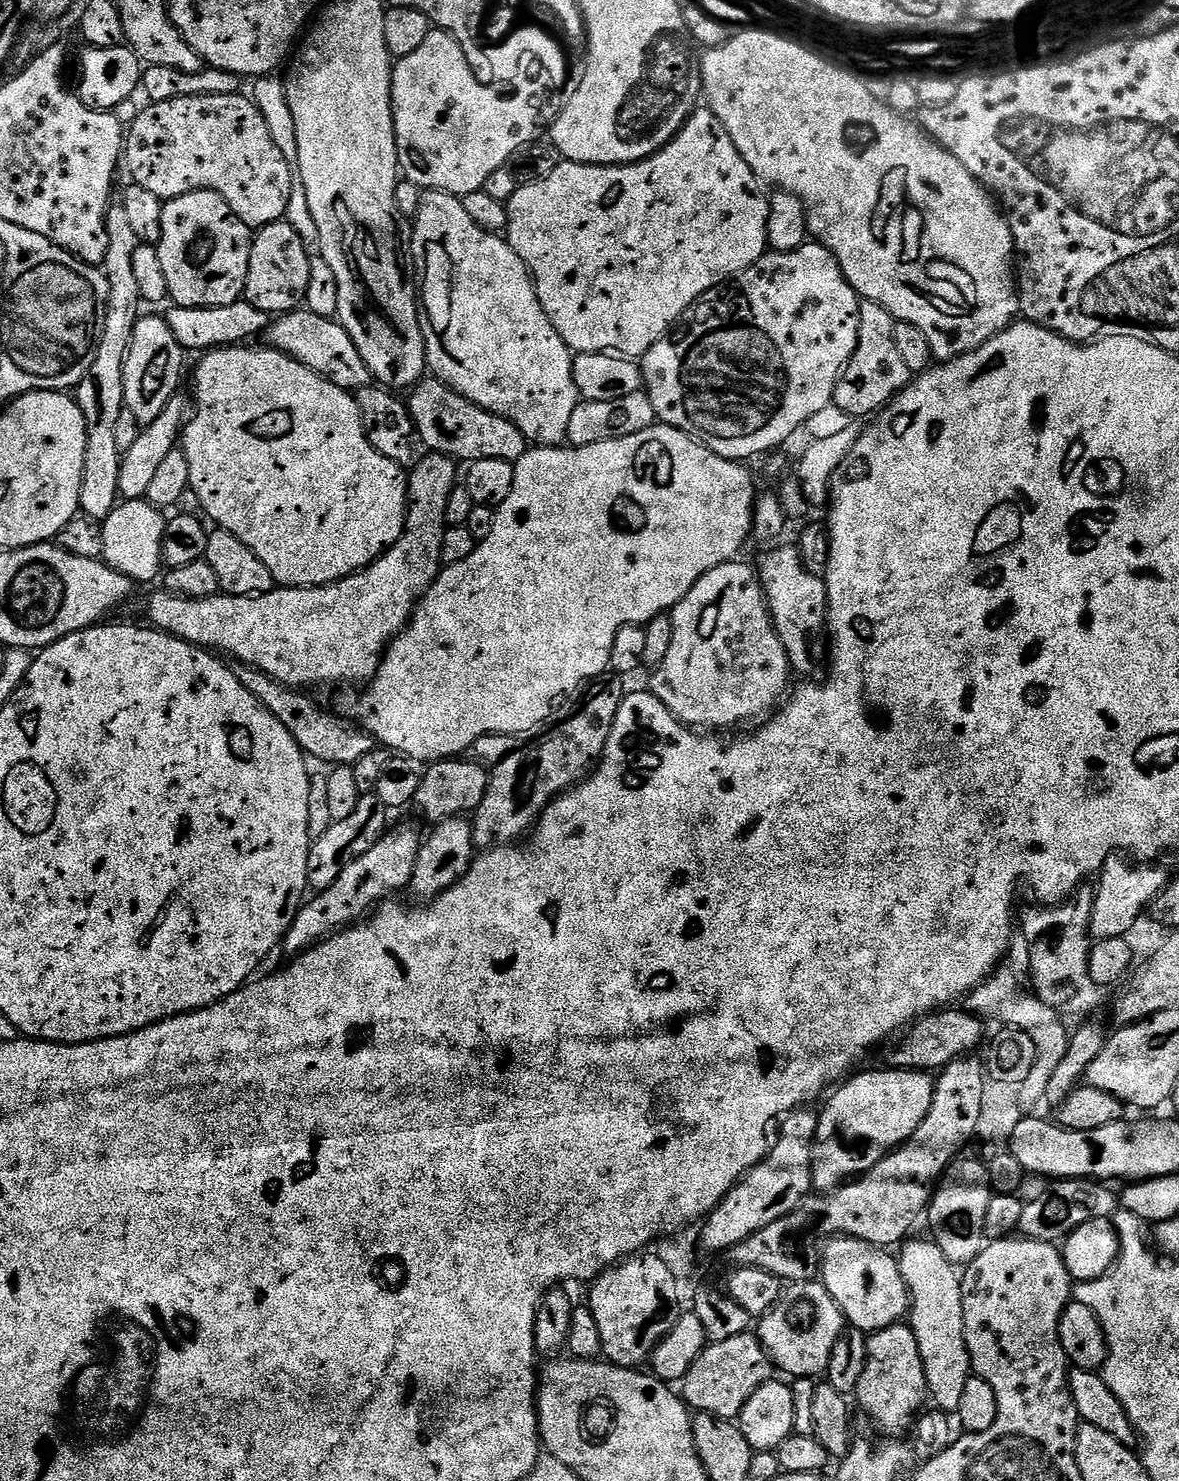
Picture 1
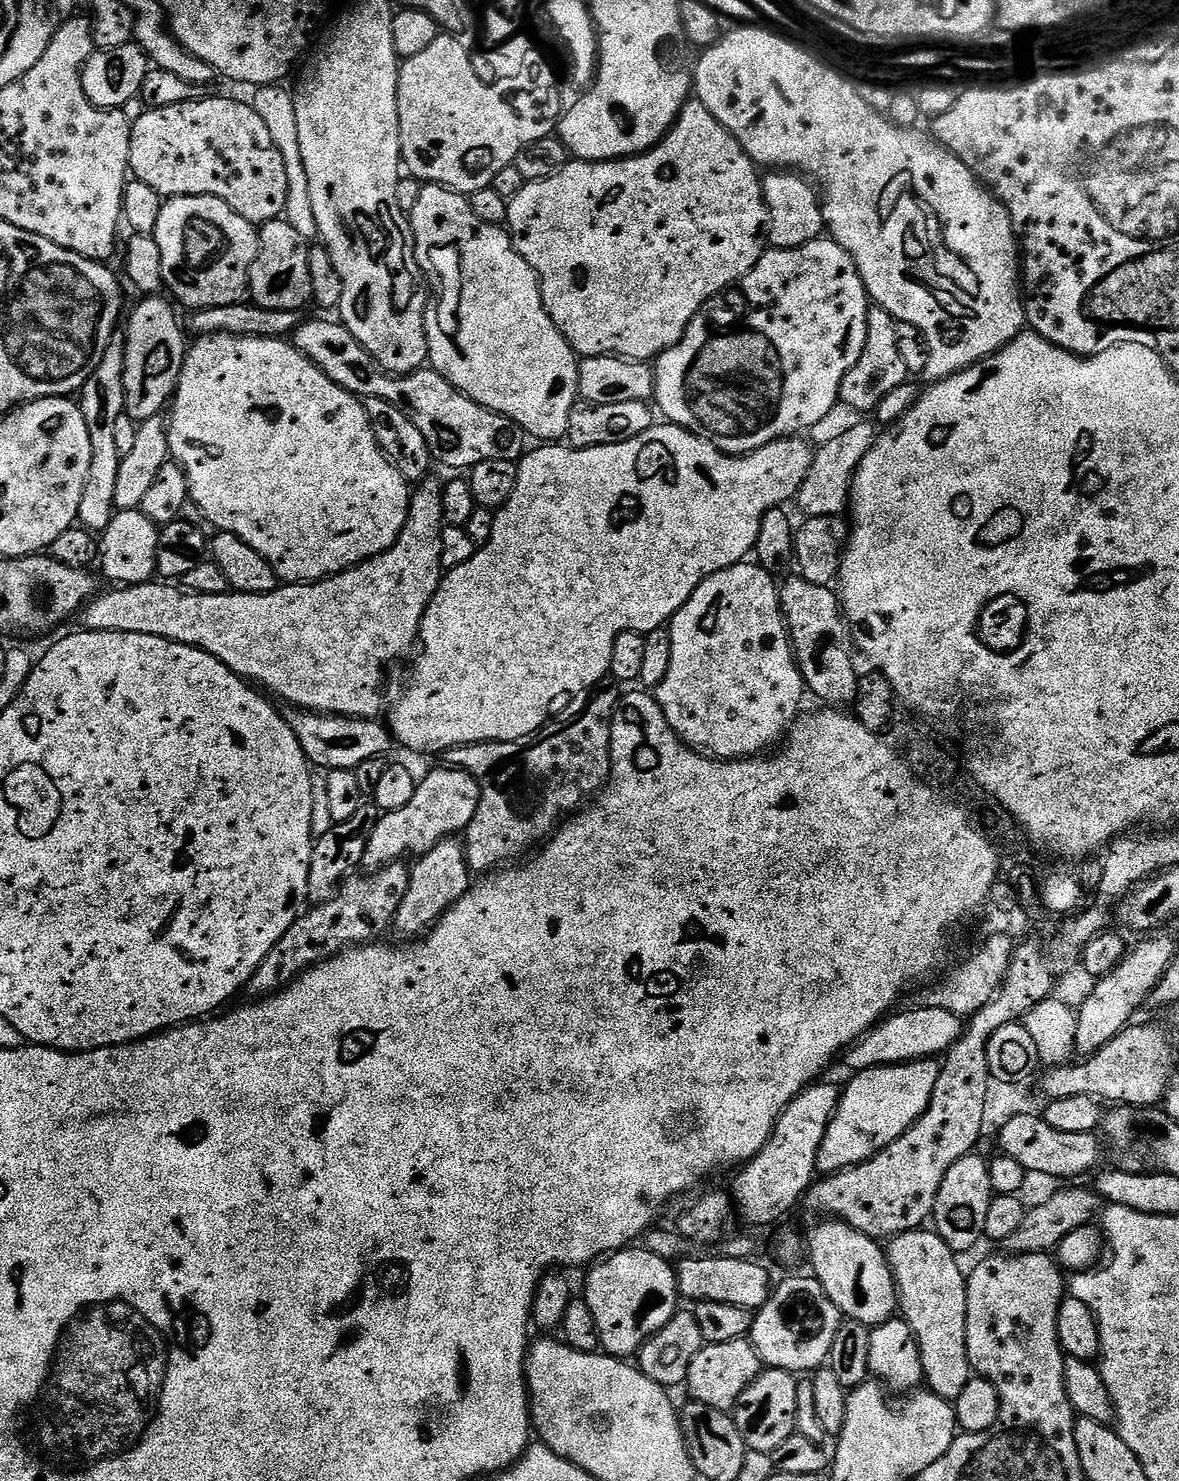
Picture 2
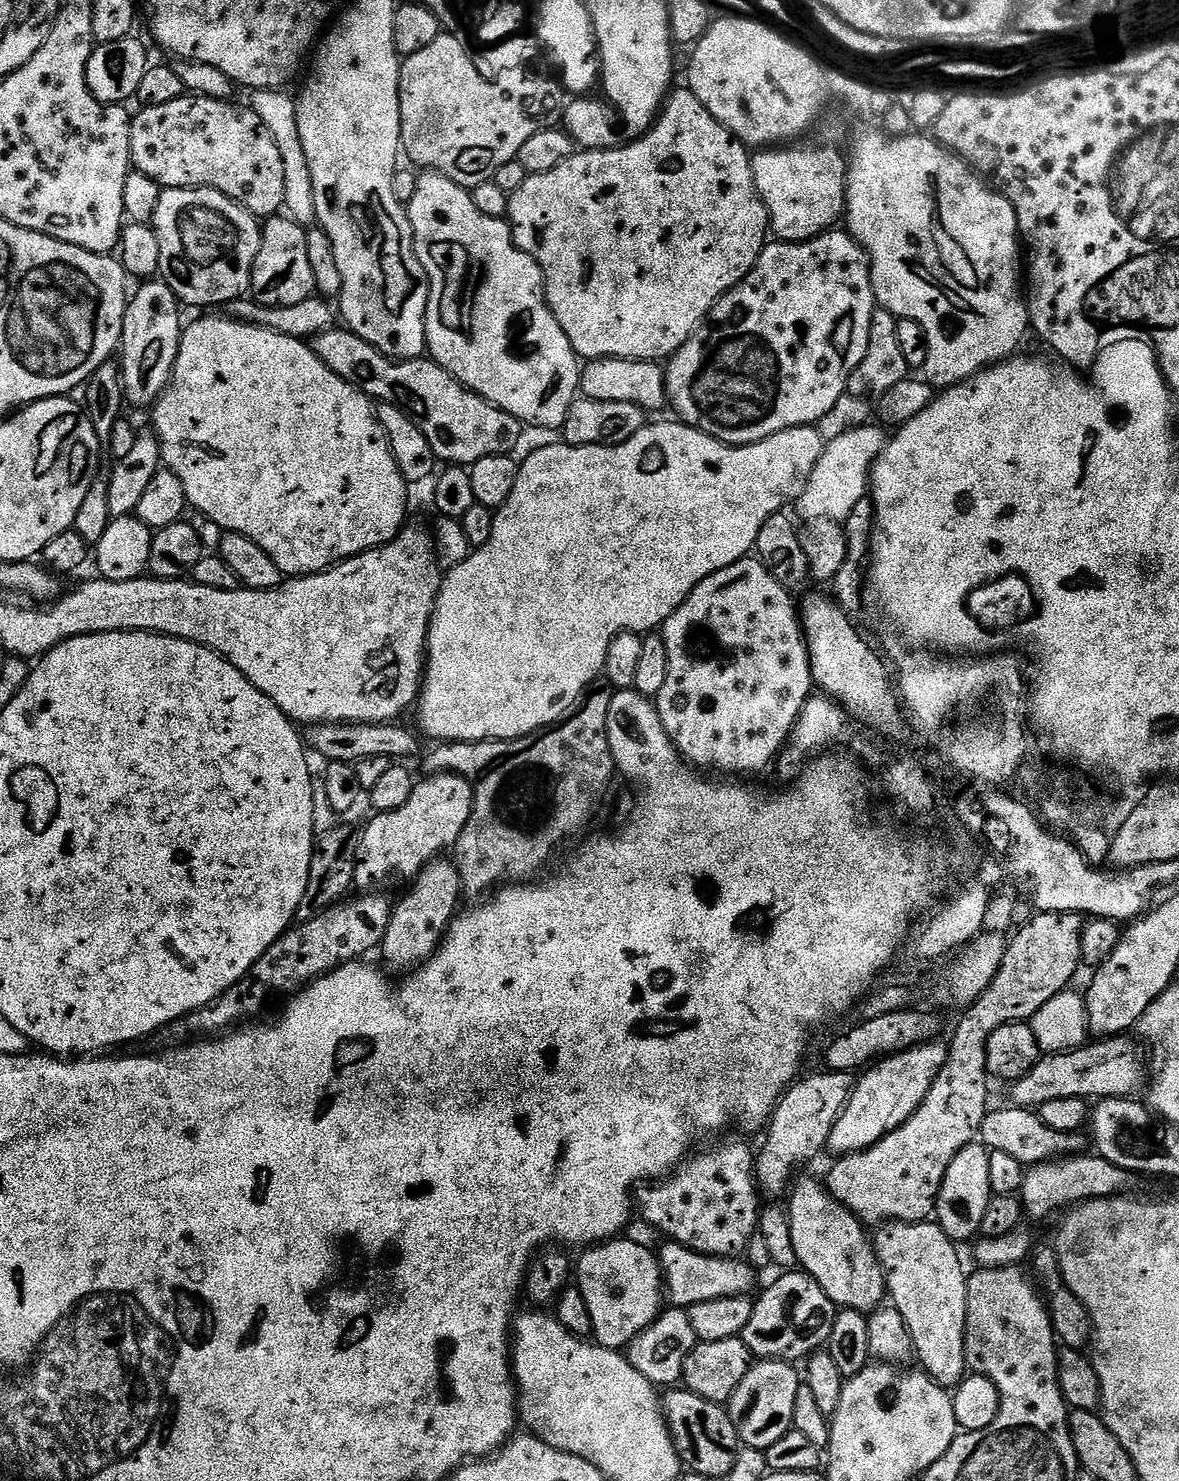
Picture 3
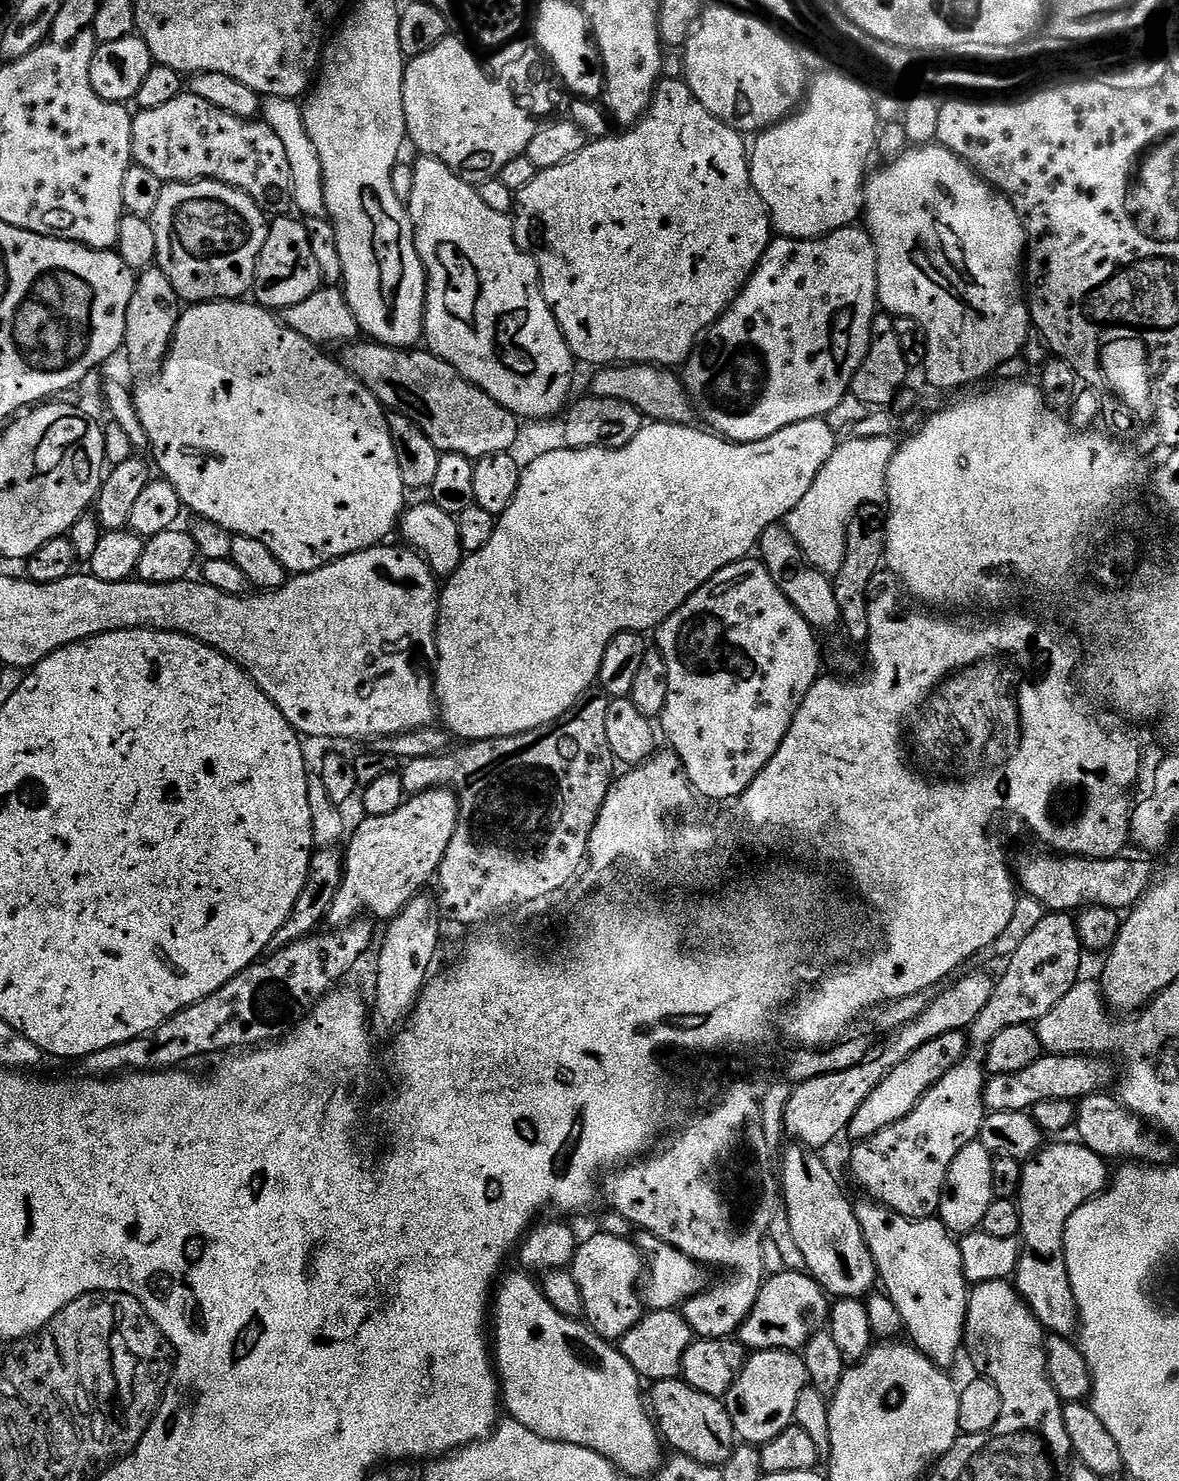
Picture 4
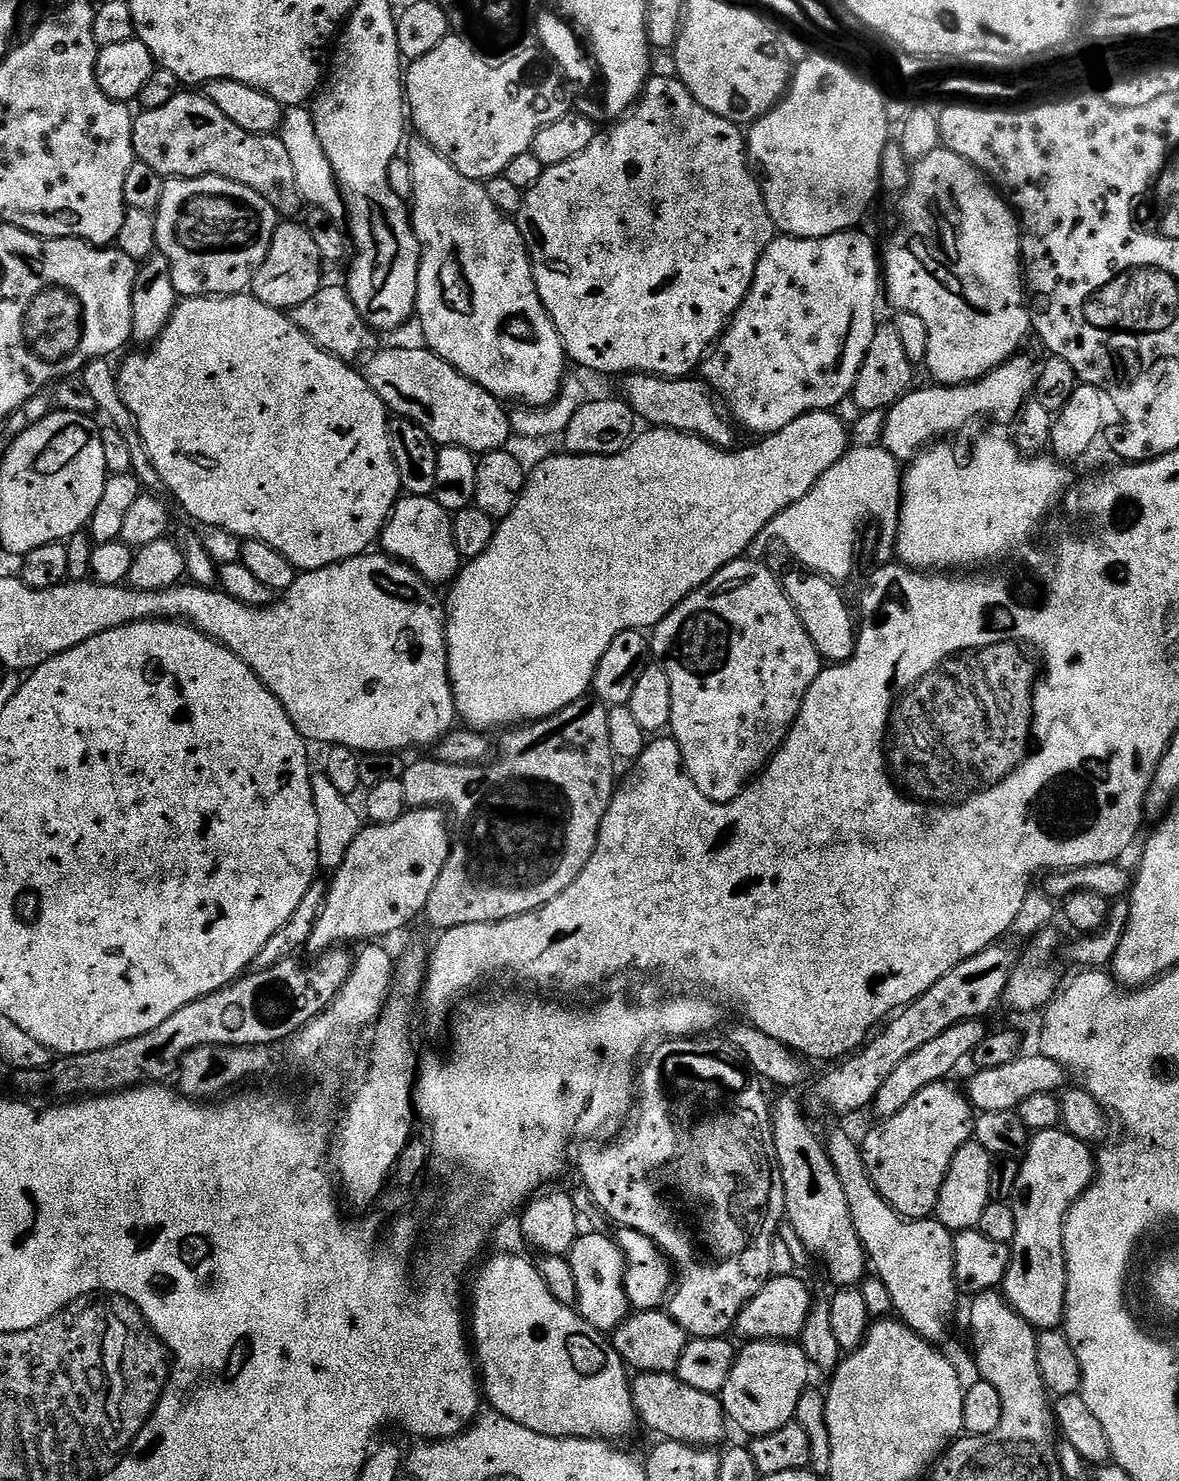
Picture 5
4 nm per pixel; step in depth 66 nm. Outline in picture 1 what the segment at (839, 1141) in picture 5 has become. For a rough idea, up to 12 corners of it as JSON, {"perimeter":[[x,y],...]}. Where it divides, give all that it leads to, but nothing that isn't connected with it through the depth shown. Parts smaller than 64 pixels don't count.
{"perimeter":[[931,1239],[899,1249],[933,1404],[958,1413],[974,1374],[962,1279]]}

